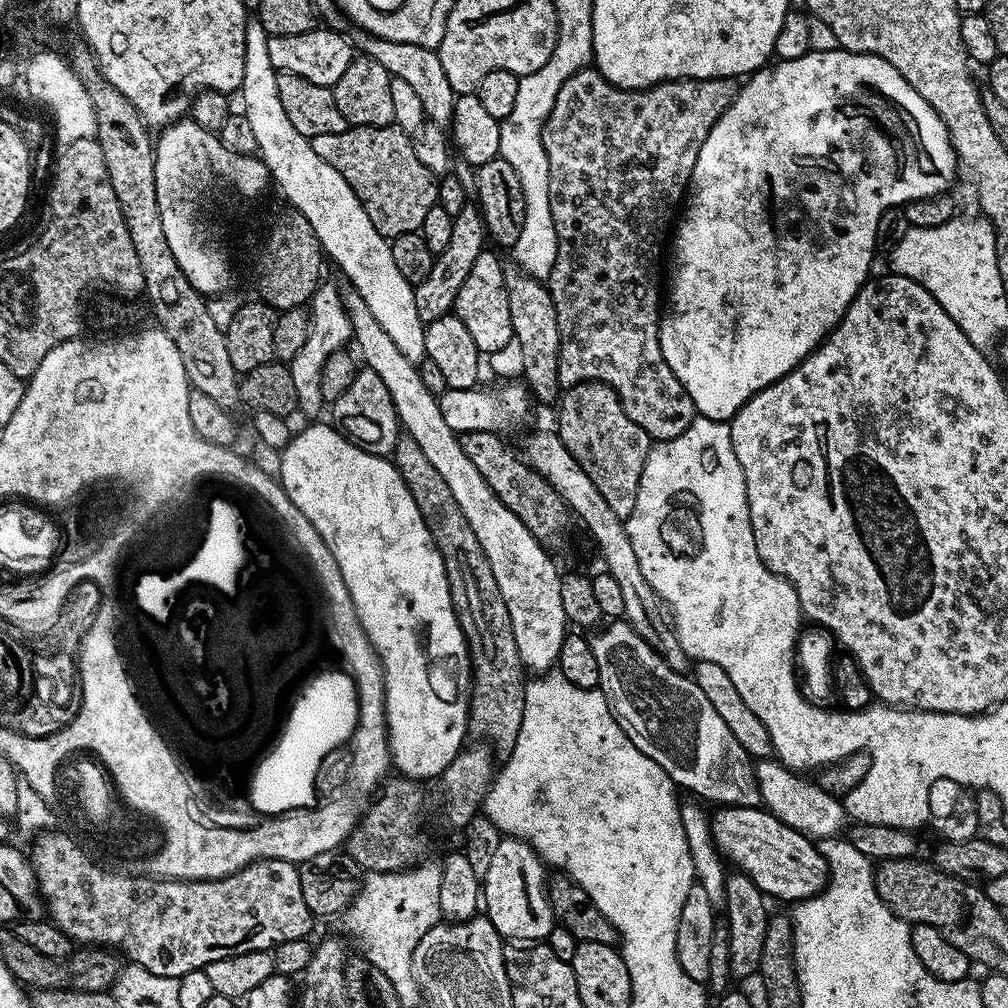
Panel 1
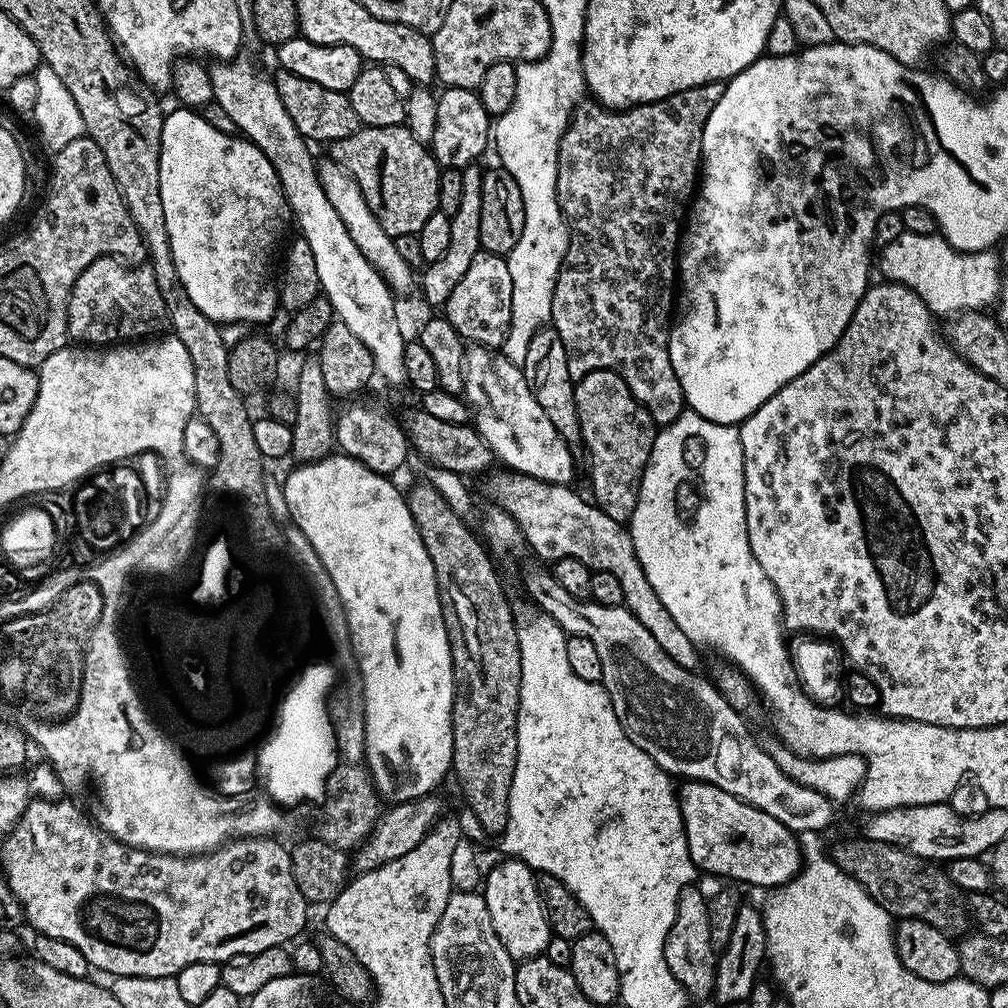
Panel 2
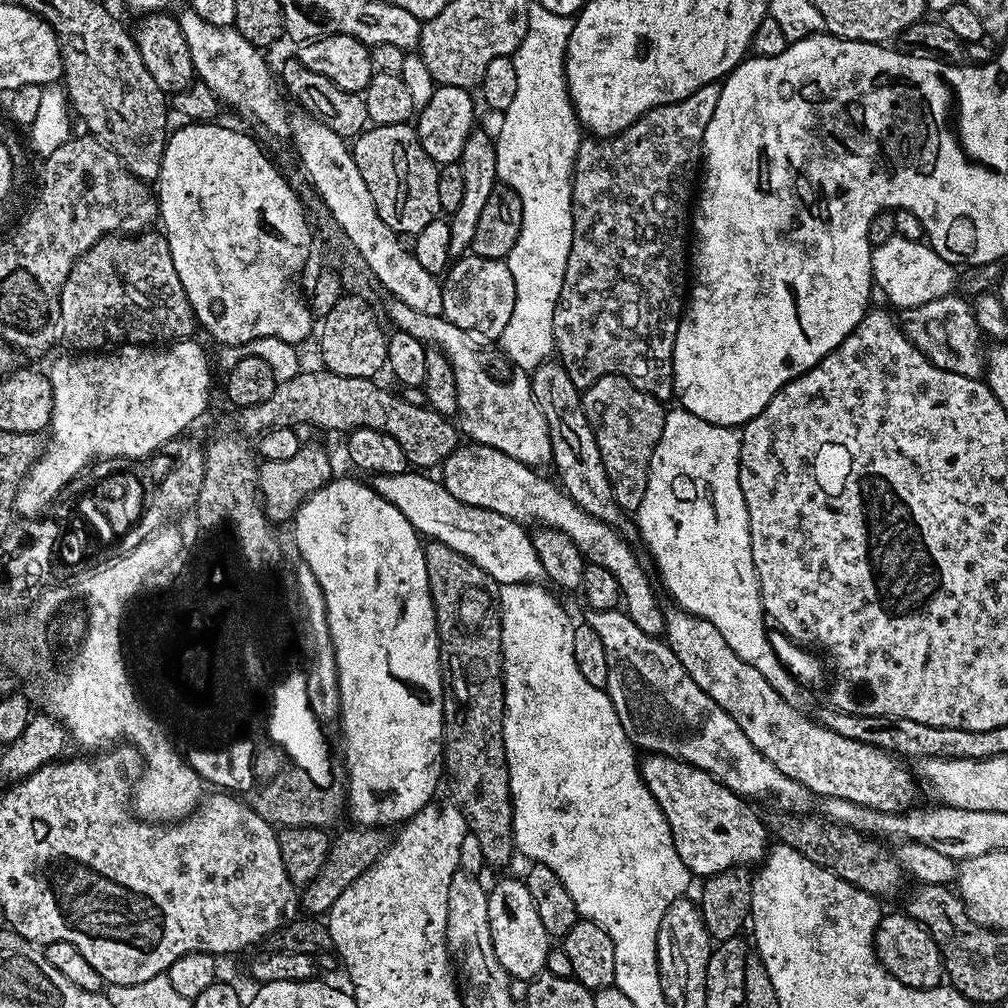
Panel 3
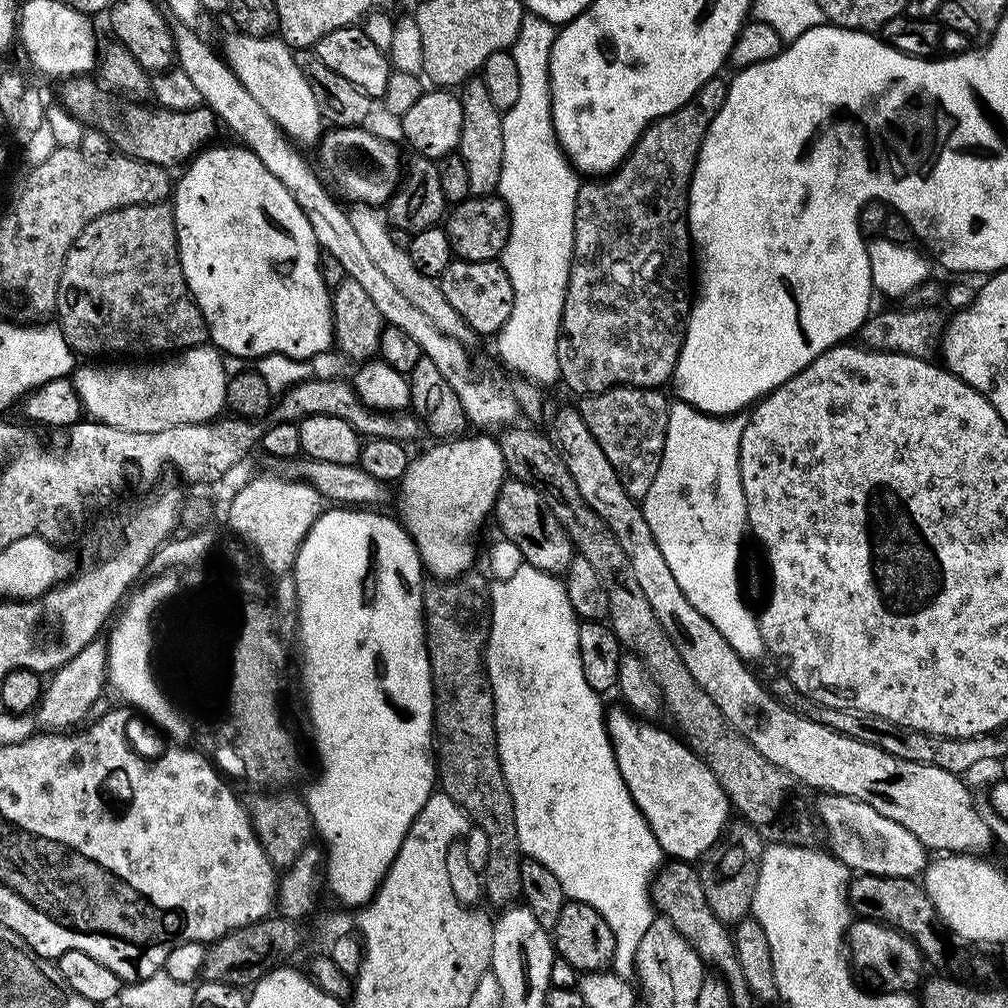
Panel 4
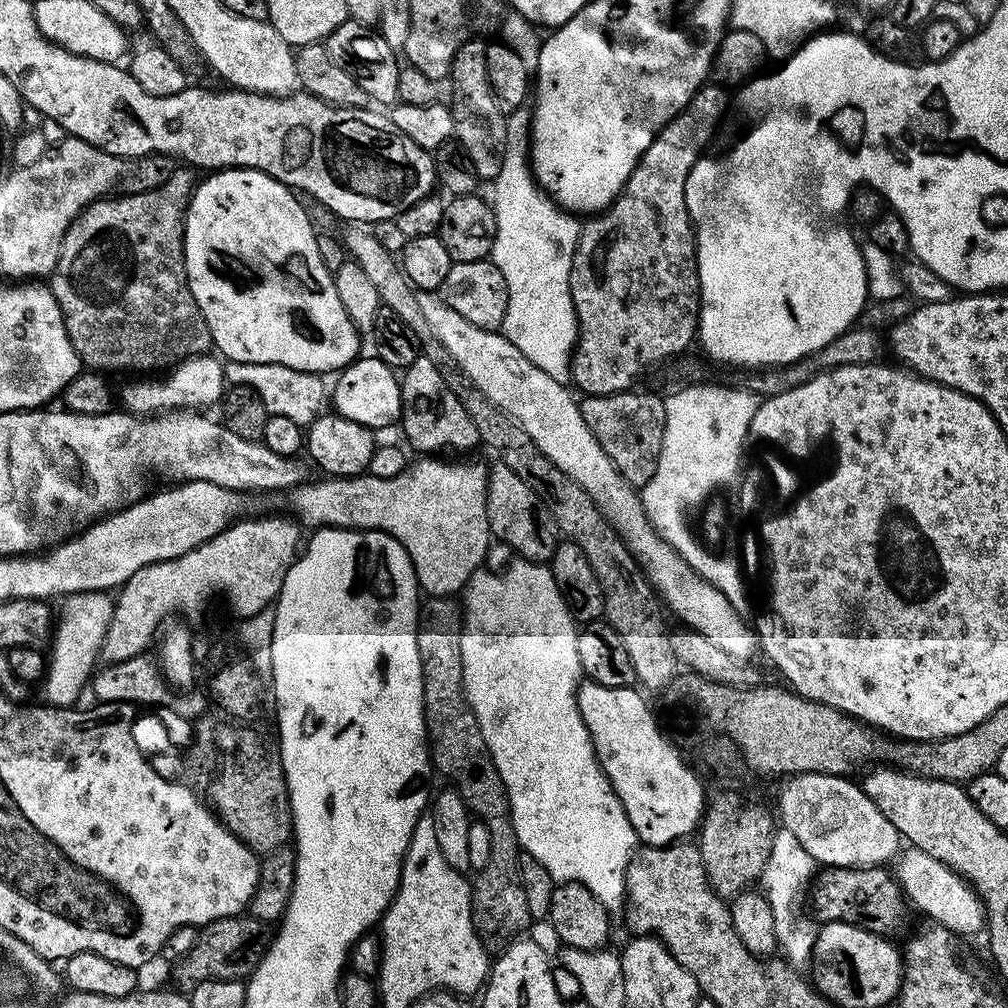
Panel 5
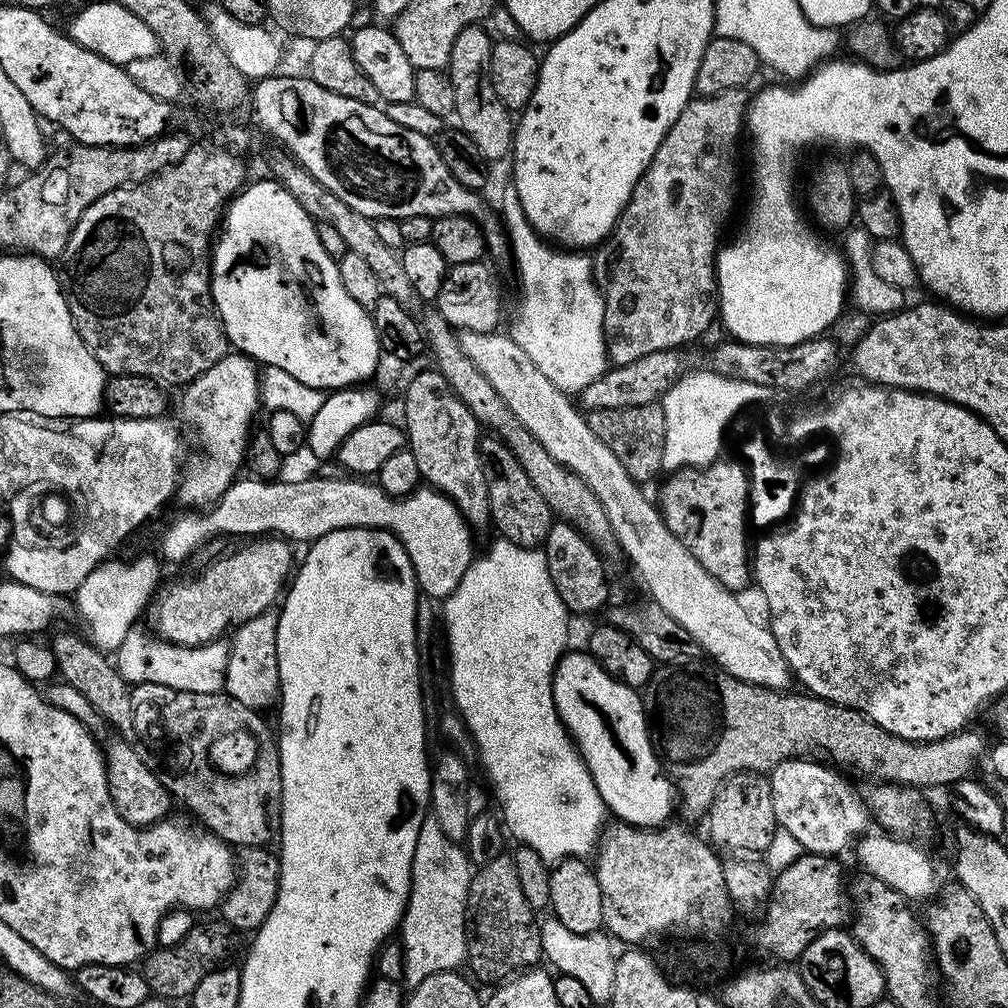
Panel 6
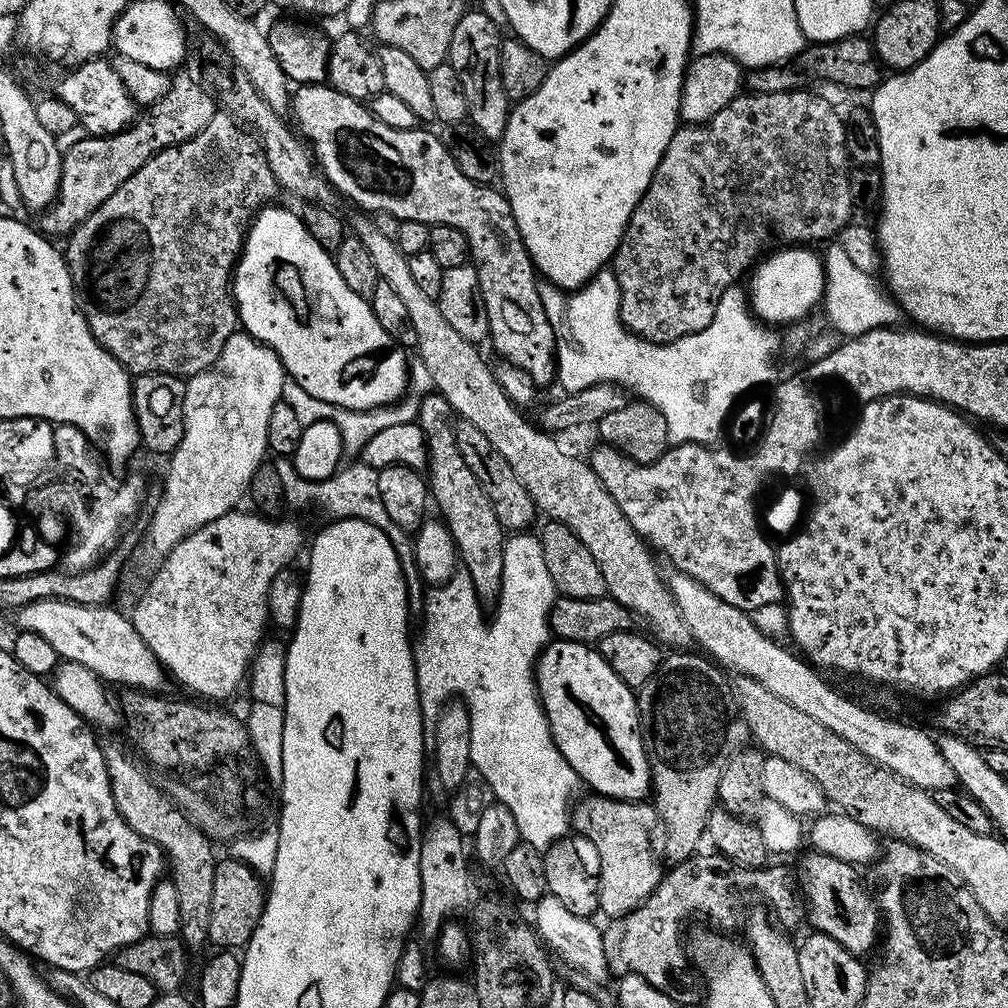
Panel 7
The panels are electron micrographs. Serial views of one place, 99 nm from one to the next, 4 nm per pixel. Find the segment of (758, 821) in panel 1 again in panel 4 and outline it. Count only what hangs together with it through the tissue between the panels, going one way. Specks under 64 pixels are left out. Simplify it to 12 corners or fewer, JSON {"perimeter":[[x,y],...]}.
{"perimeter":[[607,709],[608,737],[665,857],[707,857],[730,801],[683,739]]}

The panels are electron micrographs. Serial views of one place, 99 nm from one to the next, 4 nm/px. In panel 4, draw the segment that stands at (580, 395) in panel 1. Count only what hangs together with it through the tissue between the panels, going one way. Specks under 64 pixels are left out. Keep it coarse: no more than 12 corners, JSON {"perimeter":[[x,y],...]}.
{"perimeter":[[618,384],[578,407],[622,490],[643,501],[670,400]]}

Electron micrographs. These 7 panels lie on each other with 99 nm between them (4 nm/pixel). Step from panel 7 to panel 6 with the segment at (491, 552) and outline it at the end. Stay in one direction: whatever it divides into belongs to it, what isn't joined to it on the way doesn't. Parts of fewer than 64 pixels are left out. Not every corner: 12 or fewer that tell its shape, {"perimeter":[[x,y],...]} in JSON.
{"perimeter":[[440,372],[406,384],[406,448],[469,528],[492,524],[482,425]]}

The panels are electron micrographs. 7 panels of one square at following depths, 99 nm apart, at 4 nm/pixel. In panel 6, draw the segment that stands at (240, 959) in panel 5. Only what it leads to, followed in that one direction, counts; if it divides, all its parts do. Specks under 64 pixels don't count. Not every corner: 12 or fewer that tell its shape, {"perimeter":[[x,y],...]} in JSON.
{"perimeter":[[223,923],[194,926],[142,961],[153,997],[191,997],[221,967],[232,940]]}

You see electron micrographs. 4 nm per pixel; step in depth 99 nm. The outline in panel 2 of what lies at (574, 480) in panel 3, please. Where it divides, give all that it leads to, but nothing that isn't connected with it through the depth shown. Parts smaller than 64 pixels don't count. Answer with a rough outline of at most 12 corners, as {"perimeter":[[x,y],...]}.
{"perimeter":[[539,328],[522,369],[571,449],[581,447],[574,381],[555,328]]}

